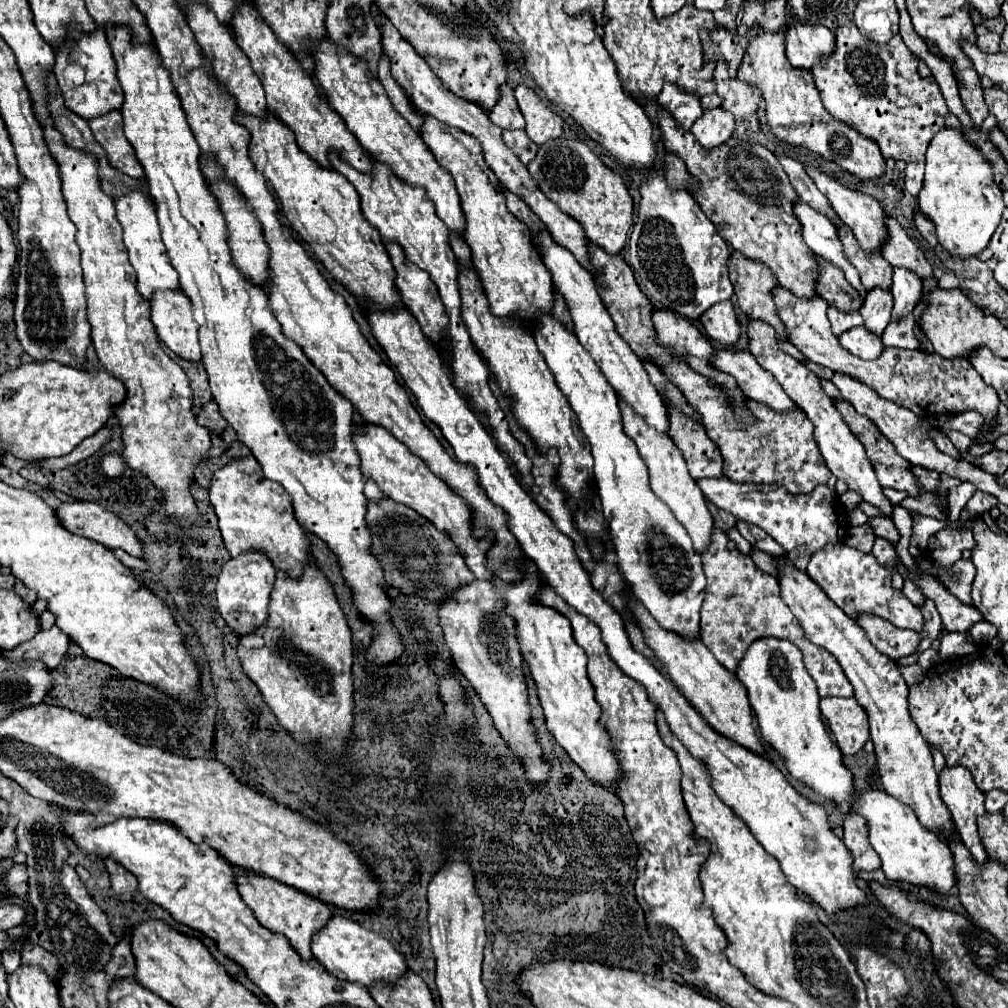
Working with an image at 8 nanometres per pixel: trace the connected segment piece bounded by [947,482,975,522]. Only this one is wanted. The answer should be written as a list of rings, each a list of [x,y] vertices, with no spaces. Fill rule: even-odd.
[[[961,482],[959,486],[949,490],[949,516],[947,516],[949,522],[959,520],[959,514],[965,508],[967,500],[973,496],[973,492],[975,492],[975,486],[969,482]]]

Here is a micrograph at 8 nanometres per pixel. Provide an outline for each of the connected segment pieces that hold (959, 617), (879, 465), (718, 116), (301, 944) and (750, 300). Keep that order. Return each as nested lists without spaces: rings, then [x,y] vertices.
[[[909,572],[909,576],[921,588],[921,592],[935,602],[935,606],[941,614],[941,620],[943,620],[943,628],[947,632],[969,632],[973,624],[983,620],[981,612],[977,612],[975,606],[963,604],[961,600],[957,600],[951,592],[947,592],[945,586],[937,584],[937,580],[933,576],[927,576],[927,574],[915,576],[911,572]]]
[[[835,402],[835,406],[837,406],[837,410],[843,414],[843,420],[845,420],[845,424],[855,432],[855,436],[857,436],[857,440],[863,444],[863,448],[865,448],[865,452],[867,452],[867,456],[869,456],[869,460],[871,460],[871,464],[873,464],[873,468],[875,468],[875,474],[877,474],[877,480],[879,480],[879,484],[883,486],[883,488],[893,488],[893,490],[901,490],[901,492],[905,492],[907,496],[911,496],[911,498],[919,498],[919,488],[917,488],[917,482],[915,482],[915,478],[913,478],[913,474],[911,474],[911,470],[909,470],[909,462],[905,460],[905,458],[901,458],[901,456],[897,456],[897,452],[895,452],[895,448],[893,448],[893,444],[889,444],[889,440],[885,440],[885,436],[881,436],[881,432],[879,432],[879,428],[869,420],[869,418],[865,418],[865,416],[861,416],[861,414],[857,414],[855,412],[855,408],[851,408],[851,404],[849,402]]]
[[[719,106],[713,110],[705,110],[701,120],[697,120],[697,124],[693,124],[691,132],[695,134],[699,144],[709,150],[709,148],[715,148],[715,146],[723,144],[725,140],[729,140],[733,134],[733,126],[735,126],[733,116],[729,116],[729,112],[725,112]]]
[[[239,870],[235,874],[235,884],[237,884],[237,890],[239,890],[243,902],[253,910],[255,918],[265,928],[269,928],[271,932],[285,934],[289,938],[291,946],[299,952],[299,956],[303,960],[313,958],[313,954],[311,954],[311,938],[331,918],[331,908],[327,904],[323,904],[321,900],[313,900],[311,896],[307,896],[305,892],[301,892],[301,890],[293,888],[293,886],[287,886],[287,884],[283,884],[279,880],[273,880],[273,878],[261,876],[261,874],[253,874],[253,872]]]
[[[737,250],[731,252],[727,266],[731,282],[735,286],[739,308],[745,314],[751,314],[753,318],[771,324],[777,330],[777,334],[785,338],[785,328],[777,316],[773,302],[773,288],[777,286],[773,272],[759,260],[751,260]]]

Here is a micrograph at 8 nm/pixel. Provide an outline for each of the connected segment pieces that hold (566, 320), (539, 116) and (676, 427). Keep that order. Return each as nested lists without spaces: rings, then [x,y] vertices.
[[[555,292],[555,304],[553,304],[551,314],[555,314],[555,318],[559,322],[563,322],[569,330],[573,330],[573,322],[571,322],[571,316],[569,316],[569,310],[567,310],[567,304],[565,304],[565,298],[559,292]]]
[[[519,84],[515,88],[515,100],[519,104],[519,110],[527,122],[527,136],[535,142],[535,144],[545,144],[547,140],[555,140],[561,136],[561,126],[563,120],[559,114],[555,114],[551,110],[551,106],[547,102],[543,102],[535,90],[527,88],[525,84]]]
[[[669,408],[669,438],[683,452],[687,468],[695,480],[723,476],[723,458],[719,448],[709,440],[705,428],[697,420],[689,420],[683,412]]]

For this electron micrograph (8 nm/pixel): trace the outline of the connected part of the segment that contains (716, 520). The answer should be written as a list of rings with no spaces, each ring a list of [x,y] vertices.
[[[707,504],[707,508],[709,508],[711,516],[713,516],[713,524],[715,524],[715,528],[729,530],[729,528],[735,526],[735,516],[733,516],[733,514],[729,514],[729,512],[725,512],[725,510],[719,510],[719,508],[713,508],[711,504]]]

